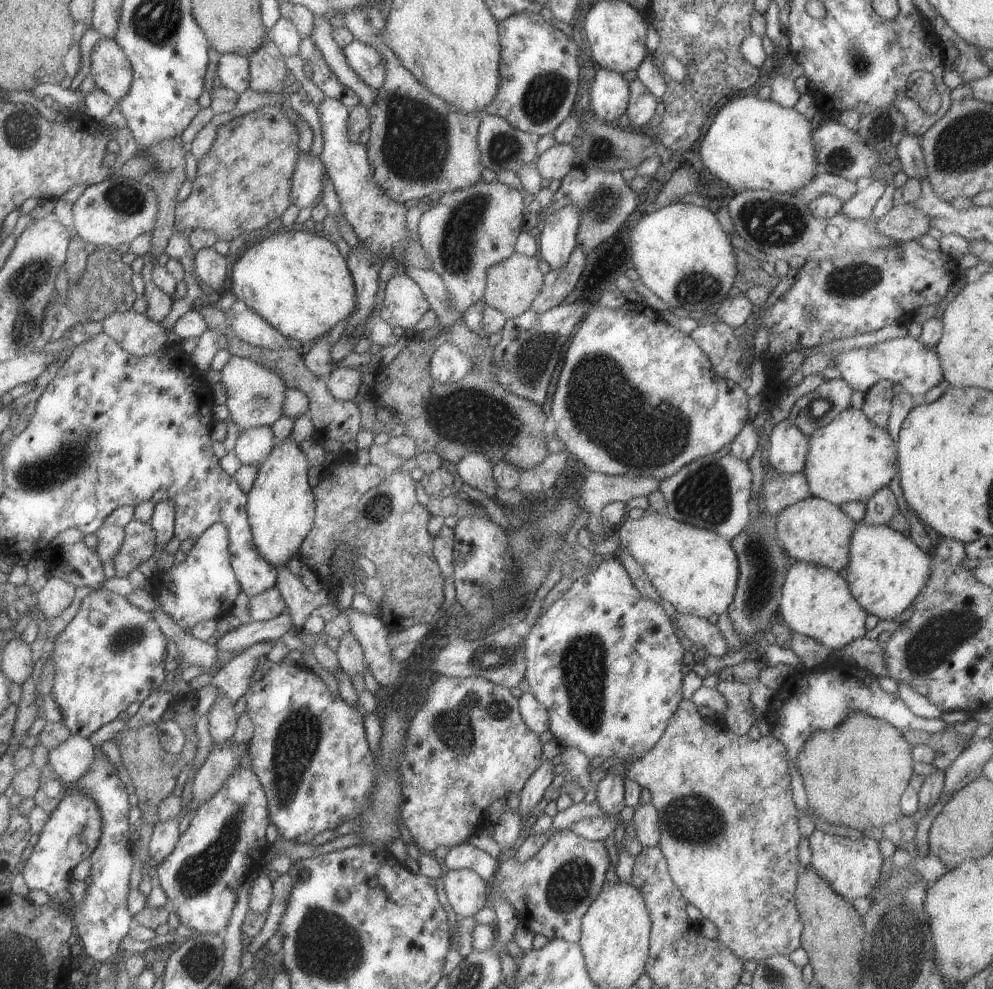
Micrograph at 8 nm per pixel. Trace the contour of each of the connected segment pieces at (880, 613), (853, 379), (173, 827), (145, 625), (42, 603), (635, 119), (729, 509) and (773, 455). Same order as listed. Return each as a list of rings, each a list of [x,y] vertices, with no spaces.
[[[858,521],[850,538],[849,564],[845,580],[853,598],[868,615],[875,615],[878,620],[891,621],[914,602],[914,598],[930,578],[931,564],[929,554],[921,552],[910,538],[904,537],[900,532],[887,525],[871,526]]]
[[[909,335],[898,339],[887,339],[872,344],[869,348],[853,348],[845,352],[833,351],[831,356],[833,356],[833,368],[840,372],[845,382],[849,384],[849,388],[863,395],[873,384],[883,379],[907,391],[911,396],[924,395],[932,386],[937,386],[941,380],[944,380],[934,347],[928,347],[919,339]]]
[[[180,816],[165,820],[165,822],[156,822],[153,826],[153,834],[151,834],[147,848],[151,864],[159,864],[165,856],[173,852],[173,848],[175,848],[180,836],[178,830],[179,821]]]
[[[104,588],[87,594],[81,600],[75,617],[55,636],[52,647],[47,647],[54,667],[49,694],[59,707],[61,721],[70,735],[88,738],[104,724],[116,719],[129,704],[143,702],[151,690],[159,688],[167,674],[163,665],[167,642],[151,614],[132,606],[125,597]]]
[[[47,577],[45,586],[33,595],[44,619],[51,620],[71,604],[74,600],[74,591],[75,587],[71,584],[56,577]]]
[[[636,78],[628,83],[629,99],[625,112],[629,120],[628,129],[643,131],[648,128],[649,119],[655,115],[657,100]]]
[[[719,452],[707,454],[689,462],[676,474],[660,481],[659,491],[666,504],[665,513],[672,520],[680,523],[687,523],[691,526],[716,532],[726,540],[731,540],[745,528],[749,520],[749,498],[751,487],[751,471],[745,460],[739,460],[731,454],[720,456]]]
[[[788,419],[773,425],[767,444],[767,462],[782,474],[803,473],[807,456],[807,437]]]

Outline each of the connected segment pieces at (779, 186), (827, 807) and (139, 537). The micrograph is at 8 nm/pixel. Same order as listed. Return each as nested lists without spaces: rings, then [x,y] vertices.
[[[737,93],[727,98],[723,106],[715,110],[707,132],[698,141],[696,149],[704,170],[716,176],[724,184],[737,192],[743,189],[762,189],[773,193],[789,194],[803,188],[813,176],[816,176],[815,150],[811,140],[811,124],[805,116],[794,108],[785,108],[774,104],[770,99],[760,99],[755,95]]]
[[[852,712],[839,726],[834,726],[833,730],[819,729],[813,732],[796,758],[811,814],[827,824],[848,826],[861,832],[869,828],[881,829],[884,824],[898,823],[903,816],[900,798],[914,773],[911,749],[912,746],[900,730],[884,720],[861,712]]]
[[[131,519],[124,527],[124,540],[111,566],[117,577],[126,577],[139,564],[156,556],[155,536],[153,528],[147,522]]]

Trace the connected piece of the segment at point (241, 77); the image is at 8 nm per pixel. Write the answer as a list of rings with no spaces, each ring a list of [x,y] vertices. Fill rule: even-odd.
[[[220,53],[216,76],[222,82],[223,87],[230,88],[240,95],[248,88],[248,60],[235,53]]]

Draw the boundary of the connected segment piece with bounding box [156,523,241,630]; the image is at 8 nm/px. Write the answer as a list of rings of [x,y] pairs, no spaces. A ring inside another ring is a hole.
[[[221,523],[211,524],[204,532],[199,534],[196,538],[195,544],[191,546],[191,550],[187,552],[185,560],[180,564],[172,565],[166,571],[159,571],[159,574],[163,574],[163,582],[165,582],[165,588],[161,590],[159,586],[159,604],[156,606],[165,612],[167,616],[171,618],[179,626],[179,629],[189,630],[201,622],[201,620],[208,620],[209,618],[220,619],[225,614],[230,613],[232,610],[233,600],[241,588],[239,588],[239,582],[235,578],[233,568],[229,564],[230,552],[227,548],[227,529]]]

